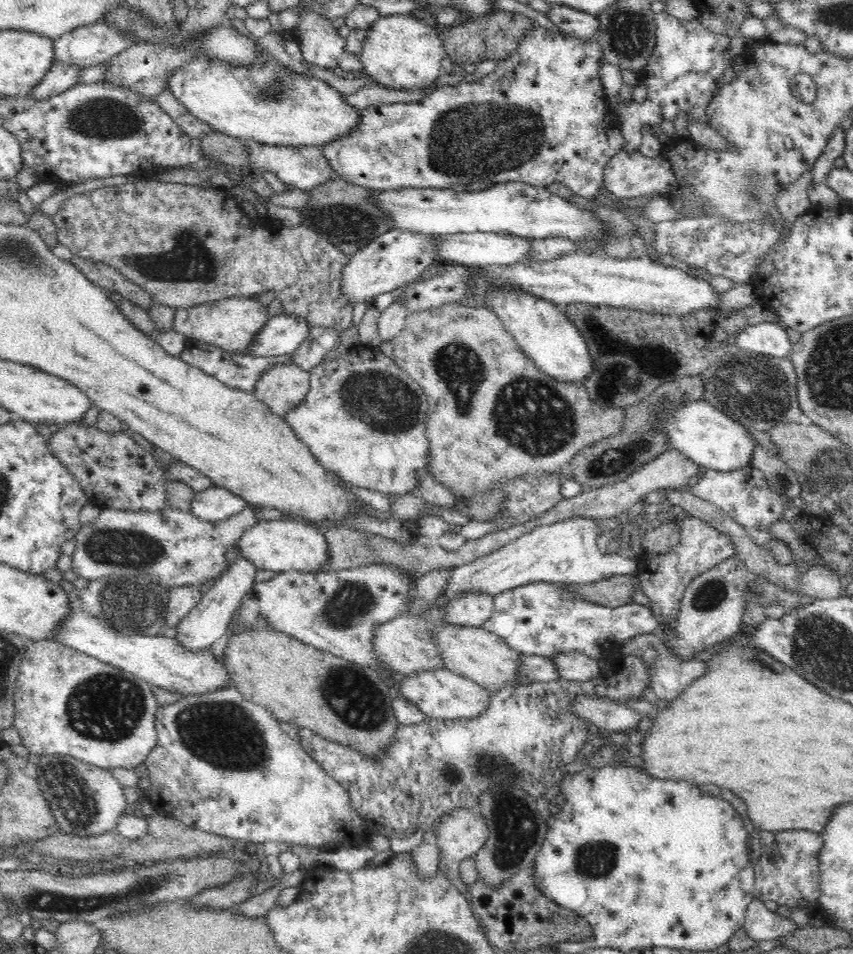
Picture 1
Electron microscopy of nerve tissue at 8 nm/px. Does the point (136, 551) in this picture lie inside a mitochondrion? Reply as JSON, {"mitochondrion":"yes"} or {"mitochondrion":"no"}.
{"mitochondrion":"yes"}

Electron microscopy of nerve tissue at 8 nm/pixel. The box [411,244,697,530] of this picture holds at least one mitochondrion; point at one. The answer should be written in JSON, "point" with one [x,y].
{"point":[535,419]}

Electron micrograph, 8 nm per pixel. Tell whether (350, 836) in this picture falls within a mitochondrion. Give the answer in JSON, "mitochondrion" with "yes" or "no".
{"mitochondrion":"no"}

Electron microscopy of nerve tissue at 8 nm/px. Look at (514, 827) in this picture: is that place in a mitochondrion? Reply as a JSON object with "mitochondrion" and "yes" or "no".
{"mitochondrion":"yes"}

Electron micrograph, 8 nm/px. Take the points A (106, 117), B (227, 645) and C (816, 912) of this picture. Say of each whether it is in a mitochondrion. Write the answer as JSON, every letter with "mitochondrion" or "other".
{"A":"mitochondrion","B":"other","C":"other"}

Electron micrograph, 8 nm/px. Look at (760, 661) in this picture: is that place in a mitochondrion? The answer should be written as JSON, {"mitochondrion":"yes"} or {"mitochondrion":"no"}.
{"mitochondrion":"yes"}

